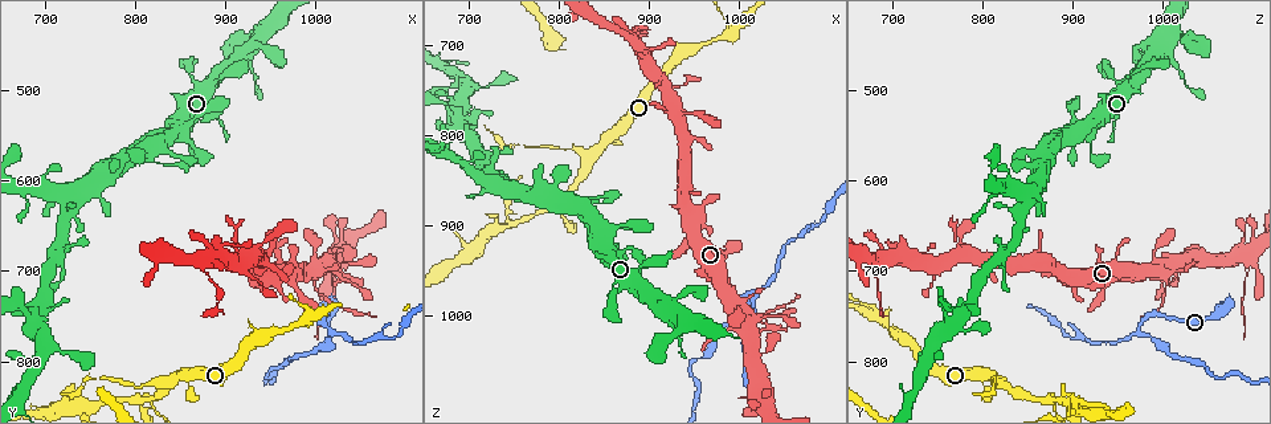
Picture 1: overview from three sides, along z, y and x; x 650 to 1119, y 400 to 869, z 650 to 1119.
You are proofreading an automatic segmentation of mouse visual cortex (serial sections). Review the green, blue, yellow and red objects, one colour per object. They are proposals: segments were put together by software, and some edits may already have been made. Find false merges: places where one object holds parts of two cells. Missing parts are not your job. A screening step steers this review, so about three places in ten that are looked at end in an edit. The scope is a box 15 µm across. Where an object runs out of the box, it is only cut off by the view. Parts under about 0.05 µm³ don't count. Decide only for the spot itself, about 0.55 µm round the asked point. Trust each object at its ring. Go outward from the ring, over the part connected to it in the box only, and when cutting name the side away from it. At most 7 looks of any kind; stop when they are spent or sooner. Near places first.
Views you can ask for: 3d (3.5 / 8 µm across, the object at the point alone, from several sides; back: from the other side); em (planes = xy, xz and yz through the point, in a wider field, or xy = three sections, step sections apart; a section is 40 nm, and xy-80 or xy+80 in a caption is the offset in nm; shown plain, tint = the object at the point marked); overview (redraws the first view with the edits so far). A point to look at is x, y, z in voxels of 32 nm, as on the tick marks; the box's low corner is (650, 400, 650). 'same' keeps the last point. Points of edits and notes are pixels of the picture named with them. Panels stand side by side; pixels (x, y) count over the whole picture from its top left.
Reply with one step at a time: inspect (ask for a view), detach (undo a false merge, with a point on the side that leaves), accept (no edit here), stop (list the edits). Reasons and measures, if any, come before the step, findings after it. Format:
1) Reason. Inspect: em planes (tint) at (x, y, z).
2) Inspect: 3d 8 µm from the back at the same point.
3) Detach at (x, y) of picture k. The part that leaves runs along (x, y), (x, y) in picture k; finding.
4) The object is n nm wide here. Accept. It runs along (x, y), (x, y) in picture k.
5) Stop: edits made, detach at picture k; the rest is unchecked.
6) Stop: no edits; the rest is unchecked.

Thin arm on a thick one. Inspect: 3d 3.5 µm from the back at (830, 565, 875).

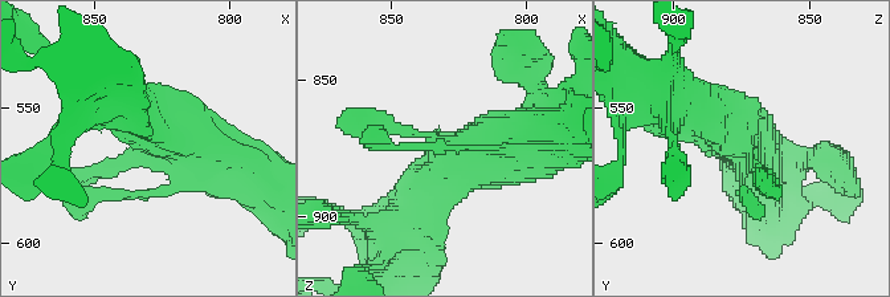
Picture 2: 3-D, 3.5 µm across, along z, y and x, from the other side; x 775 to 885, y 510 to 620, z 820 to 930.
Inspect: em xy step 5 (plain) at (830, 562, 874).

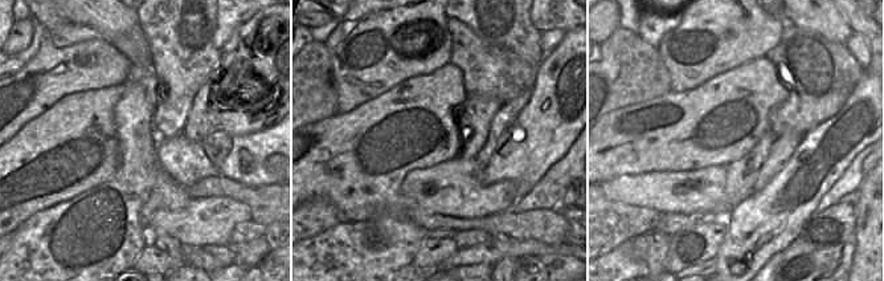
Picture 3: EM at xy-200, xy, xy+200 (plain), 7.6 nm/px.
Inspect: em xy step 5 (tint) at the same point.

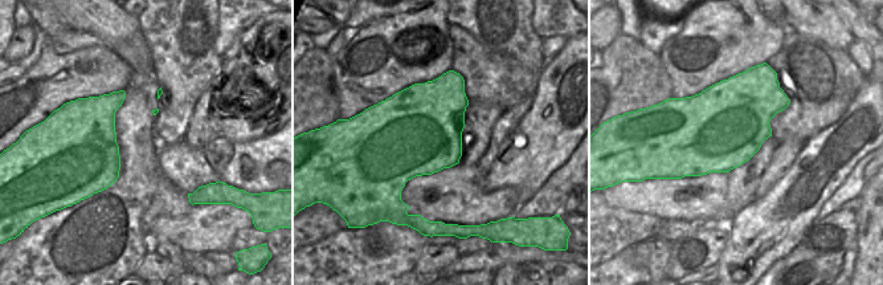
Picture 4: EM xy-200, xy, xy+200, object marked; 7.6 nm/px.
Accept. It runs along (405, 222), (470, 153), (533, 129) in picture 2; one cell here.

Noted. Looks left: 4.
Abrupt turn. Inspect: em planes (tint) at (795, 845, 875).

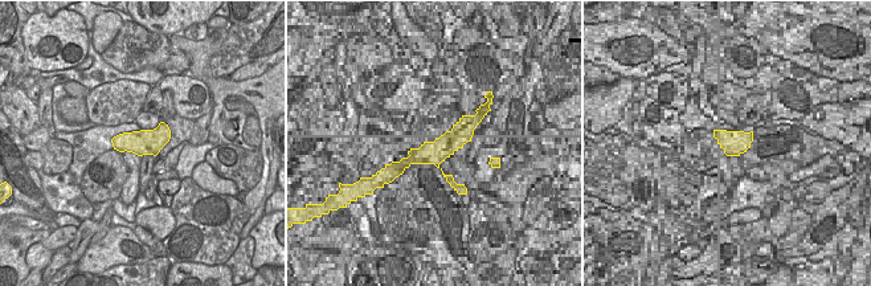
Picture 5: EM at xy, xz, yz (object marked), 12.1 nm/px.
Inspect: 3d 3.5 µm at the same point.

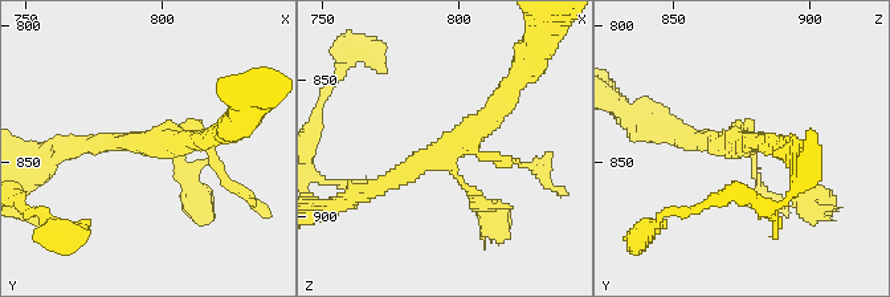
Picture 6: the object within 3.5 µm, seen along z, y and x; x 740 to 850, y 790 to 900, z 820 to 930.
4 arms meet here. Accept. It runs along (509, 92), (460, 143), (367, 191) in picture 6; all the same cell.

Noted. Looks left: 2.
Stop: no edits; the rest is unchecked.

